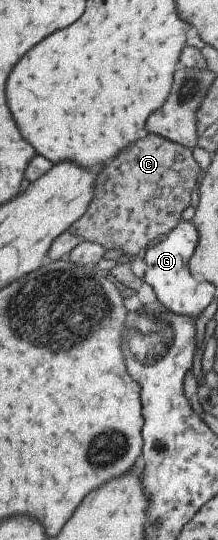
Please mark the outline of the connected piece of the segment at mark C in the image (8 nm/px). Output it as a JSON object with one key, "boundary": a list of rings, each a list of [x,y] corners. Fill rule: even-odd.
{"boundary":[[[147,134],[146,137],[142,138],[142,139],[138,139],[138,141],[134,141],[134,145],[128,145],[128,147],[126,147],[126,149],[122,149],[122,153],[118,153],[118,155],[116,155],[116,157],[114,157],[114,159],[112,159],[112,161],[110,161],[110,163],[108,163],[108,165],[106,165],[106,167],[101,167],[100,172],[96,173],[96,175],[95,175],[96,191],[95,191],[94,197],[90,200],[90,203],[88,204],[86,211],[82,214],[82,217],[80,217],[80,219],[77,219],[67,229],[67,231],[70,232],[71,234],[74,234],[80,240],[89,241],[89,242],[91,241],[91,242],[97,243],[98,245],[101,245],[103,247],[104,251],[106,251],[106,252],[112,251],[112,249],[119,249],[120,251],[123,251],[124,249],[126,249],[127,256],[133,255],[136,253],[142,254],[144,249],[146,249],[148,246],[154,244],[154,242],[156,242],[158,239],[161,239],[162,237],[164,237],[180,221],[180,219],[181,219],[180,213],[182,213],[182,210],[184,208],[186,208],[186,207],[188,207],[188,205],[190,205],[190,192],[192,191],[192,189],[194,189],[194,187],[196,187],[196,183],[198,183],[198,179],[196,179],[196,165],[194,165],[194,163],[192,163],[192,167],[194,167],[194,173],[184,173],[184,171],[182,171],[182,167],[184,167],[184,169],[186,169],[186,163],[188,163],[188,161],[190,161],[190,159],[188,159],[188,155],[190,155],[190,151],[188,151],[188,149],[185,149],[185,147],[182,147],[180,144],[165,140],[164,138],[161,138],[160,136],[157,136],[154,134]],[[114,217],[118,217],[118,219],[123,219],[123,224],[122,224],[123,229],[120,229],[120,231],[118,231],[118,229],[116,229],[116,227],[114,227],[114,225],[112,225],[112,223],[114,223]]]}

